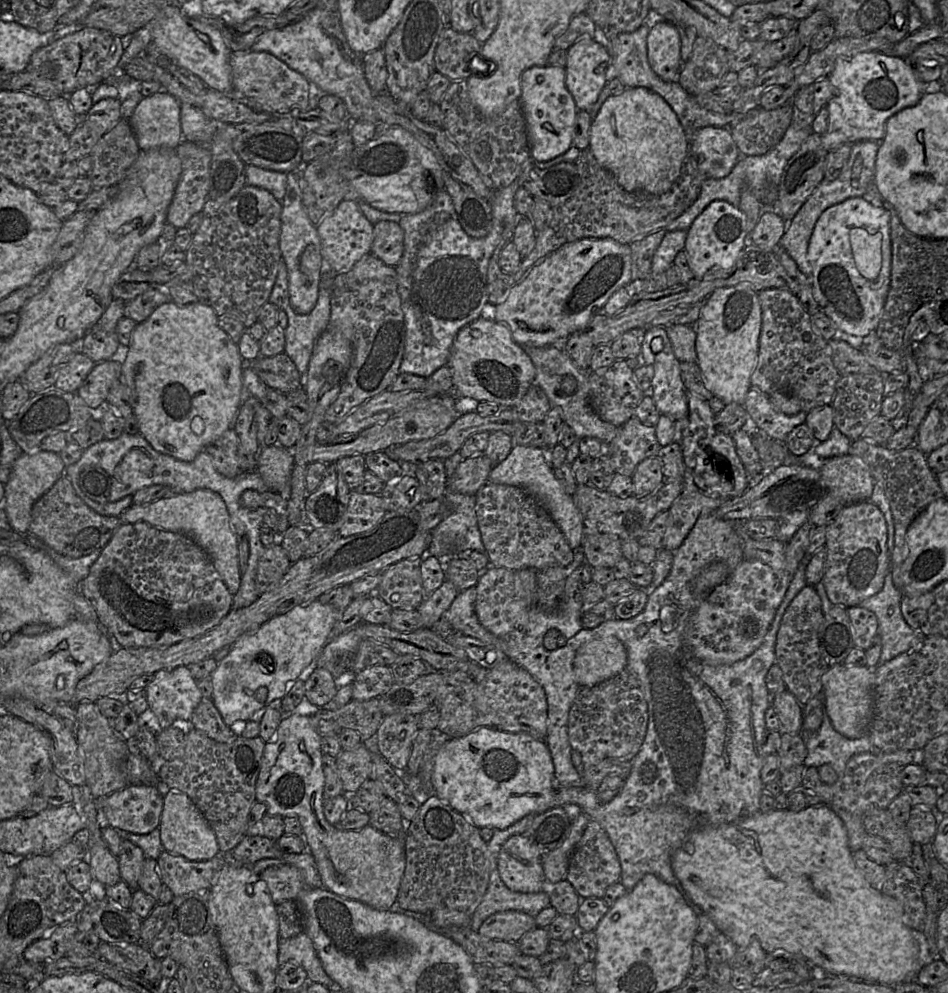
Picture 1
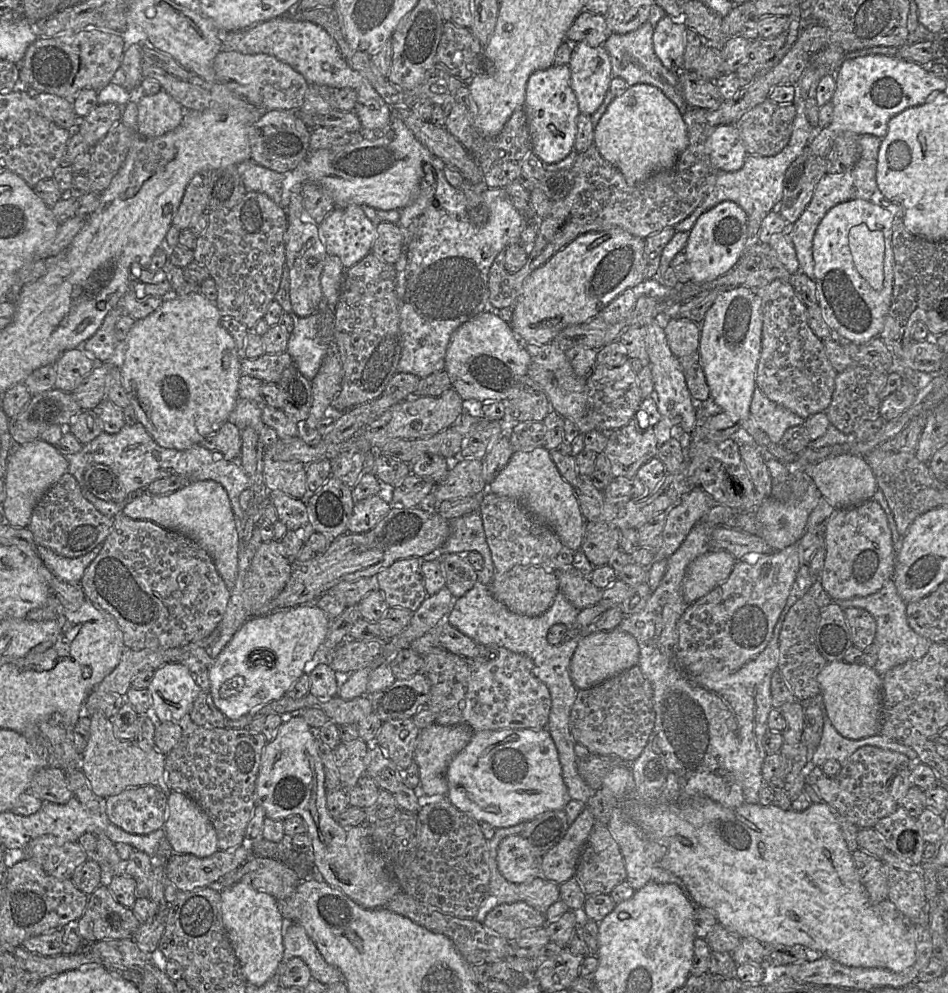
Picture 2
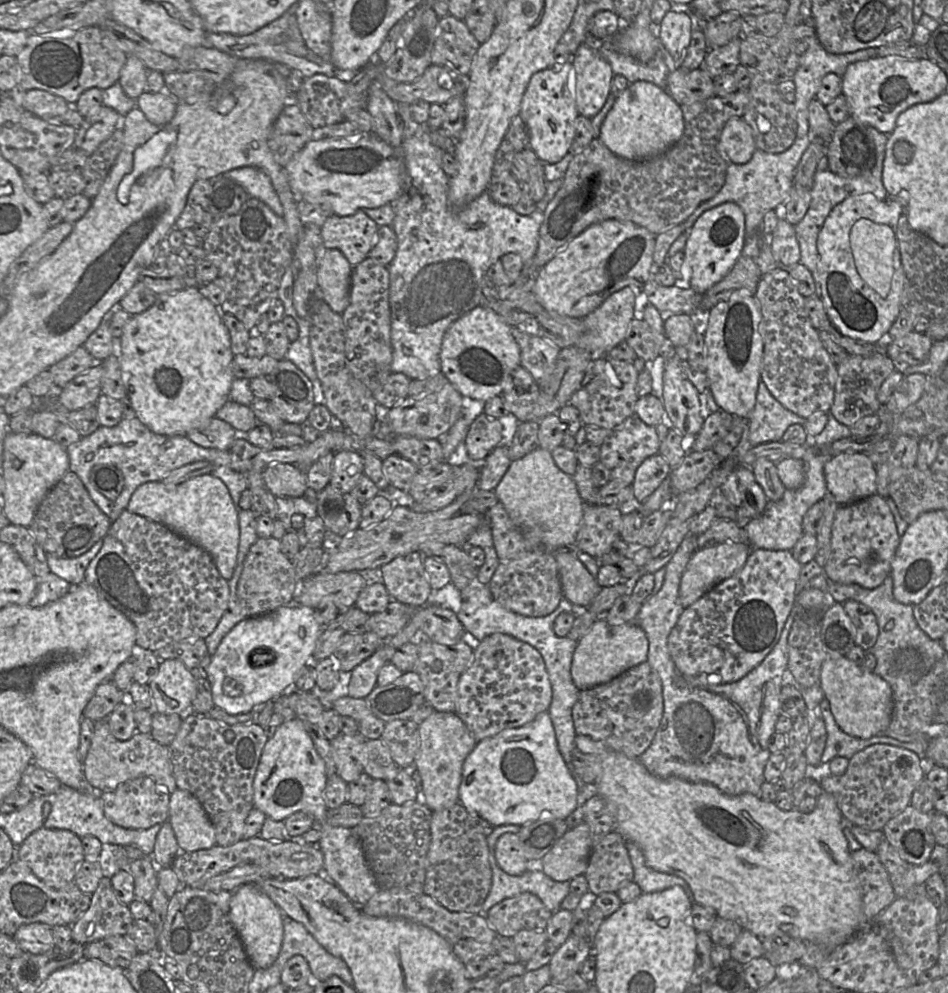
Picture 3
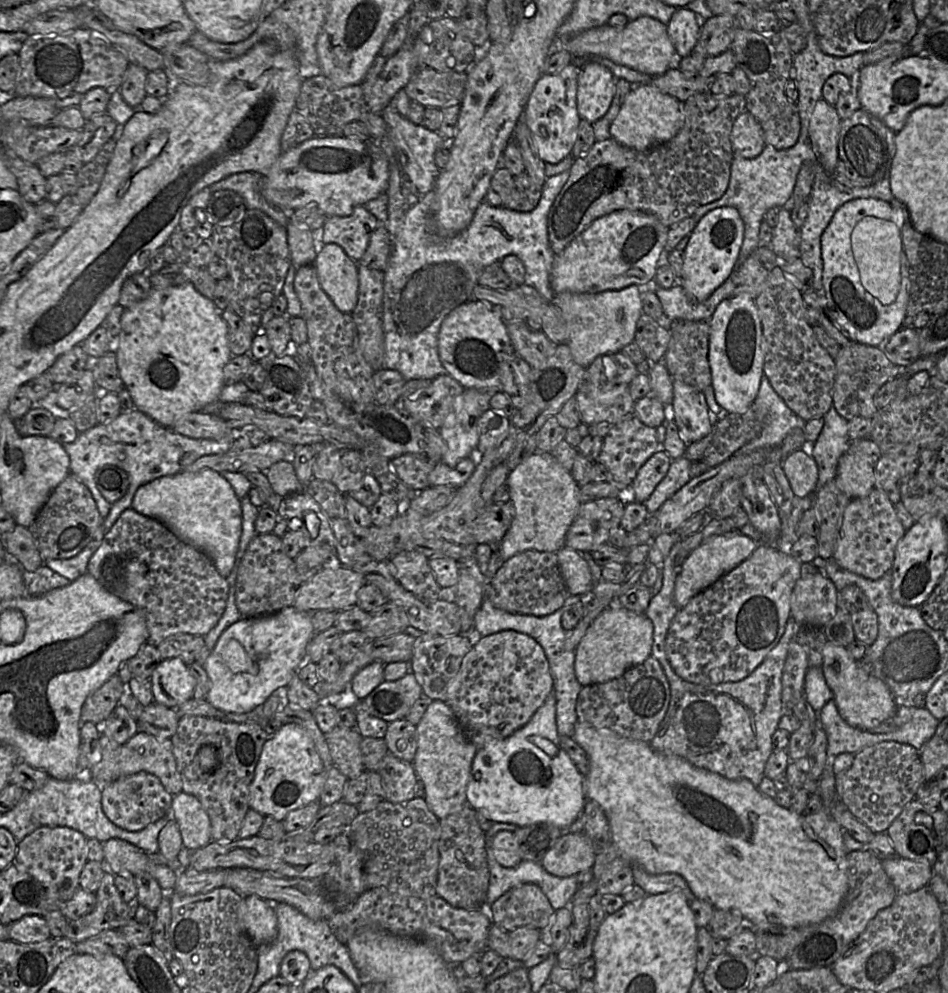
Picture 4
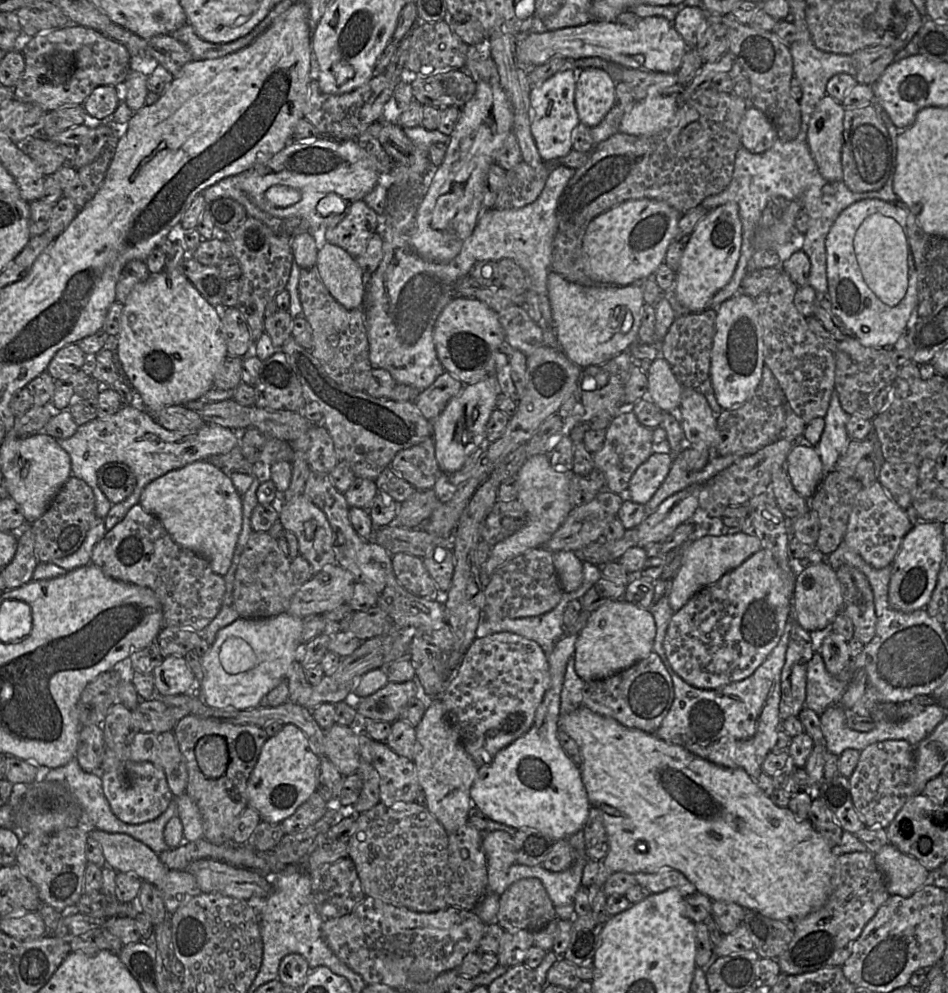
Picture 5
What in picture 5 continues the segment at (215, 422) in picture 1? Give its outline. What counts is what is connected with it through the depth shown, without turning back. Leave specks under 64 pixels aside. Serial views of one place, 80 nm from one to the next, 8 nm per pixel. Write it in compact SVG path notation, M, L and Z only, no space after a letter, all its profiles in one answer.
M182 241L177 242L164 268L137 283L129 293L116 335L116 355L149 411L202 397L213 387L217 369L228 354L222 324L225 307L210 304L182 273L181 262L188 251Z

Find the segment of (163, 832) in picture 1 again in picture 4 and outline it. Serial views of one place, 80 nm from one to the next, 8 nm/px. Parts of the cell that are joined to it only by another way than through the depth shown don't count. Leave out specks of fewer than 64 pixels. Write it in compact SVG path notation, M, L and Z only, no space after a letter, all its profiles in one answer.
M181 791L173 796L170 808L184 848L196 850L212 841L209 816L197 797Z

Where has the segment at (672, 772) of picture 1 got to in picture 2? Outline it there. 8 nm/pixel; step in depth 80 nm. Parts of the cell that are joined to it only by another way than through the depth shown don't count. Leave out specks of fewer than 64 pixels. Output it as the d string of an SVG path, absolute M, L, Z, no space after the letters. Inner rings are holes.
M699 521L691 529L675 553L668 558L666 572L659 586L652 591L644 608L630 616L624 616L618 627L635 637L639 645L639 661L643 675L649 680L654 692L655 723L648 742L640 756L631 764L633 790L625 800L618 801L606 824L623 856L626 881L635 891L649 882L676 884L686 891L684 882L660 866L665 847L645 833L632 819L629 806L660 806L686 802L695 797L706 797L727 808L744 804L758 804L760 790L765 785L762 766L768 755L764 748L764 736L768 730L768 714L772 709L771 677L778 669L779 636L791 607L807 592L815 580L809 565L801 565L791 588L786 605L774 627L772 638L766 648L740 669L729 676L713 681L706 675L692 676L678 662L678 622L689 604L683 596L683 580L688 566L700 555L711 550L710 535L716 526ZM476 582L473 588L457 598L446 619L453 627L477 643L487 647L503 647L532 660L533 675L544 683L550 694L551 709L547 730L557 749L563 782L570 800L586 803L592 796L593 790L583 781L577 771L575 741L570 732L570 713L578 690L569 674L570 661L579 642L592 632L576 631L578 628L576 618L579 611L559 591L545 613L534 617L519 615L511 612L502 602L496 600L489 586ZM557 623L564 624L572 635L561 644L552 645L547 641L547 634L551 626Z

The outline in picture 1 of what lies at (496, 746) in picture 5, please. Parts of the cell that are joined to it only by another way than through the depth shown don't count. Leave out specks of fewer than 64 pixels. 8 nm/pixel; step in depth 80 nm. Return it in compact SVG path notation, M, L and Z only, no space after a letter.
M511 660L486 669L483 678L476 682L476 706L485 716L484 727L498 729L510 733L525 732L534 738L545 740L547 735L547 701L542 686L521 666Z

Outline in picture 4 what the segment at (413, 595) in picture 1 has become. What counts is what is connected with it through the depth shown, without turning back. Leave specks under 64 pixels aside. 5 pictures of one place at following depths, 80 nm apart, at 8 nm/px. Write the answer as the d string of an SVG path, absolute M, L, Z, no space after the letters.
M402 551L389 561L389 569L396 581L420 599L435 601L441 589L428 565L428 559L417 551Z

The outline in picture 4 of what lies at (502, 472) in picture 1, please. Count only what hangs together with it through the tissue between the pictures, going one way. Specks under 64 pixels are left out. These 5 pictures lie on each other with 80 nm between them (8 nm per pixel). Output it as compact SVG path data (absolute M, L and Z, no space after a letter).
M537 450L509 471L505 483L515 508L515 517L498 544L503 562L528 550L556 553L563 548L567 531L582 504L579 487L571 473L556 461L551 452Z

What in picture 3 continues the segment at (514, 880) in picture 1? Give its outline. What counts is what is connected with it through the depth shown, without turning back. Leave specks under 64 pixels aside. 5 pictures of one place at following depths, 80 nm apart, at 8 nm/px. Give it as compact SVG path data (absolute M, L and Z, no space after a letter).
M502 834L495 845L495 858L499 867L509 875L518 876L529 869L542 870L541 860L529 861L517 834Z

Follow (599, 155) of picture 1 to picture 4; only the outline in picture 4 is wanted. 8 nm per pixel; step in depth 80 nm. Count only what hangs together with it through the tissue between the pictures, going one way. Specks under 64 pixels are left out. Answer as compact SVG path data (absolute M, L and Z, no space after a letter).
M651 83L633 85L625 96L609 132L618 143L638 151L648 150L673 138L684 123L683 102L663 93Z

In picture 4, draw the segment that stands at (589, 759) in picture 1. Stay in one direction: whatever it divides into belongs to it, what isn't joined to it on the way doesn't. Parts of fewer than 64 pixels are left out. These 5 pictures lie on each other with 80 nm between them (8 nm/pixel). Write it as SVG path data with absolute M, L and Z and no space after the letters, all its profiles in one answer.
M650 654L644 662L627 669L620 677L582 686L576 702L577 722L608 729L624 738L650 742L665 717L669 702L669 682L658 660Z

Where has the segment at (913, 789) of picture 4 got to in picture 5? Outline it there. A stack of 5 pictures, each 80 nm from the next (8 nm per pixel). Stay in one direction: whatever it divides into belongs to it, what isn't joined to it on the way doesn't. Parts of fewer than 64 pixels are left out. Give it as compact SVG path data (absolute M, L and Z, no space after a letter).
M885 740L861 751L858 764L848 778L853 804L866 827L887 828L906 801L916 794L914 746L905 740Z

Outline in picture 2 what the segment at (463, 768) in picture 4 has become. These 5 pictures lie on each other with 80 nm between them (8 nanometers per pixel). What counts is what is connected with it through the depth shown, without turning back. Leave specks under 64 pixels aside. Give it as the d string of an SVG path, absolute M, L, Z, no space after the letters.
M433 723L420 730L416 740L413 761L419 769L419 785L421 794L430 797L446 797L448 786L446 781L446 771L450 761L458 754L470 741L473 731L465 723L453 726L441 726Z

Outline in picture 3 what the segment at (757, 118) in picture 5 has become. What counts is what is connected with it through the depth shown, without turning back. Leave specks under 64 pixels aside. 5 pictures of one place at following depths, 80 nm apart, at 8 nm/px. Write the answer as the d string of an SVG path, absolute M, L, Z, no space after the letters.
M742 117L728 120L721 132L718 151L728 163L744 164L756 150L751 127Z

